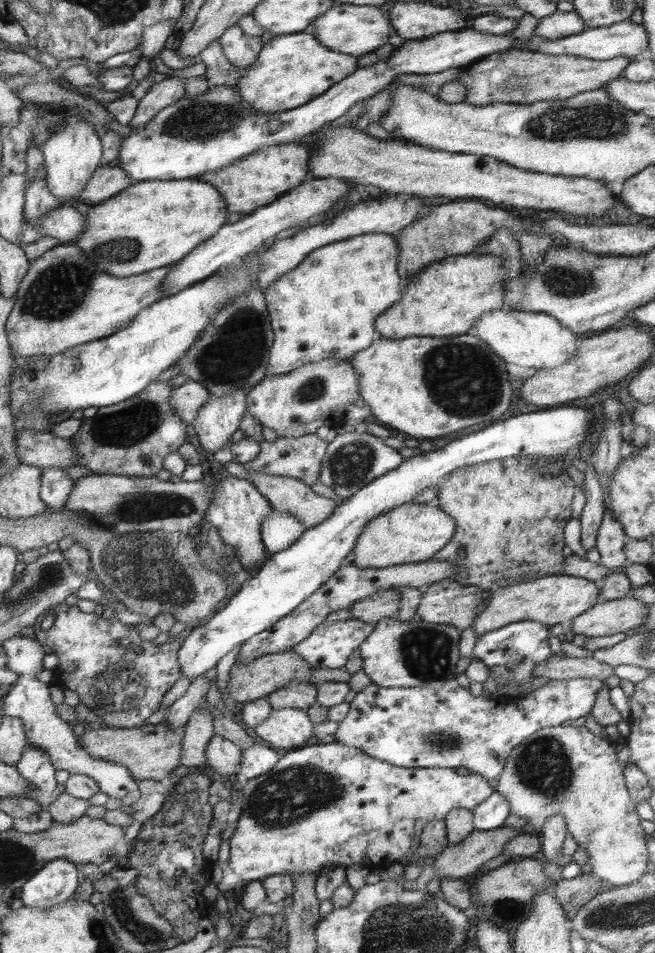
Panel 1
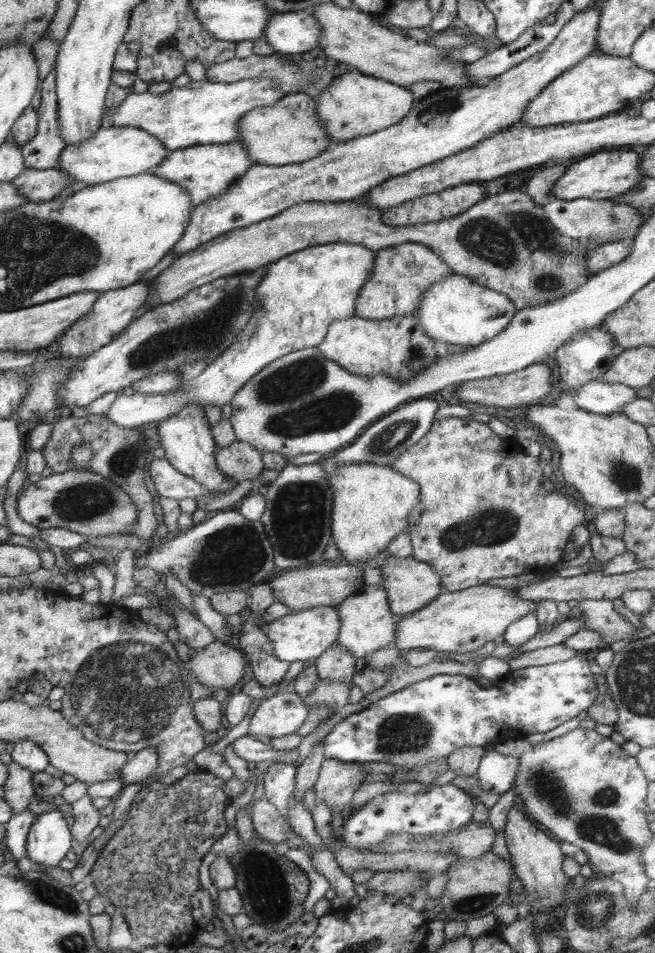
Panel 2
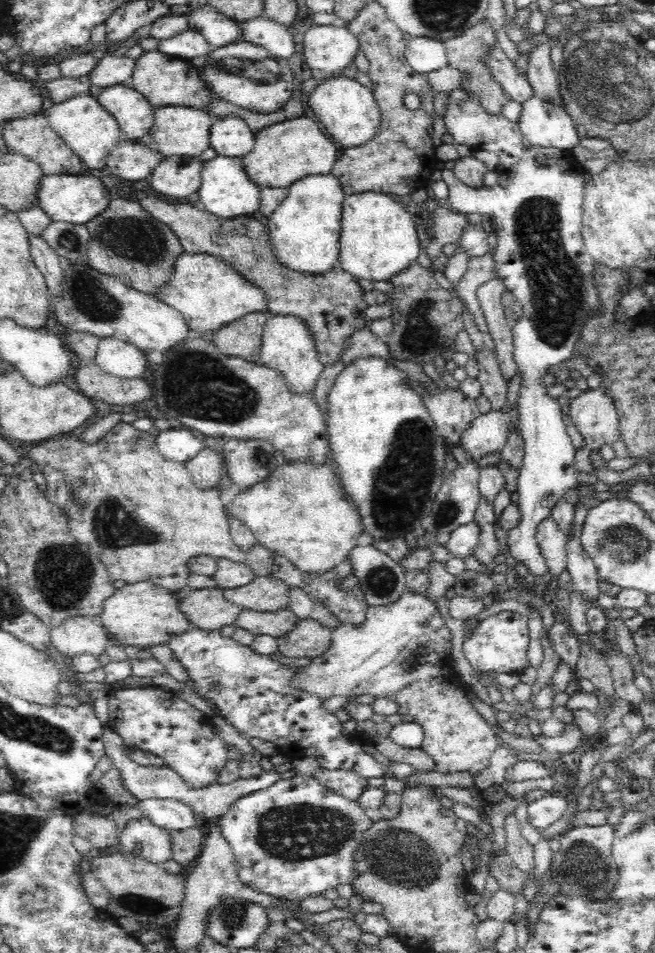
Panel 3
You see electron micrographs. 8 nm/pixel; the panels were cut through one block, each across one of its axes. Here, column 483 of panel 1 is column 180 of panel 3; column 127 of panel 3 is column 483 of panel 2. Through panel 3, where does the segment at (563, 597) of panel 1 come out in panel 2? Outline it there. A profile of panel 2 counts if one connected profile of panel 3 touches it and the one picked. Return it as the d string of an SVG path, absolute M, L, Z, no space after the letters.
M489 584L476 585L456 592L445 591L432 604L426 605L424 609L406 617L398 618L397 644L395 644L395 647L399 650L426 648L426 650L438 652L472 653L481 649L486 642L504 635L513 622L520 621L522 617L536 611L536 607L538 607L538 602L522 598L515 589L510 590Z

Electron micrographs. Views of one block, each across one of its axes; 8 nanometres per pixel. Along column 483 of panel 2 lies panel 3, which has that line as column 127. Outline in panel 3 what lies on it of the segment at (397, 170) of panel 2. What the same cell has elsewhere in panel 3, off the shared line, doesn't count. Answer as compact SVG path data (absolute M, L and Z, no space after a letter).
M116 84L95 92L97 101L118 121L122 137L137 144L149 133L155 108L130 84Z

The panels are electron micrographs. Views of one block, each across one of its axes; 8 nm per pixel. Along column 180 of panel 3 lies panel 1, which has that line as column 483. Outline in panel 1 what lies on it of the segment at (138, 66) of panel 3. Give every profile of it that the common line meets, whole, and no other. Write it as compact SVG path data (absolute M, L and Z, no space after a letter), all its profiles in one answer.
M512 49L501 53L494 53L486 58L476 61L462 69L458 79L467 86L465 101L473 103L474 106L488 106L498 102L514 104L534 104L540 101L560 101L589 90L605 88L609 82L624 77L626 66L632 60L625 56L617 56L612 60L594 60L572 54L542 54L541 52L530 52L529 50Z

